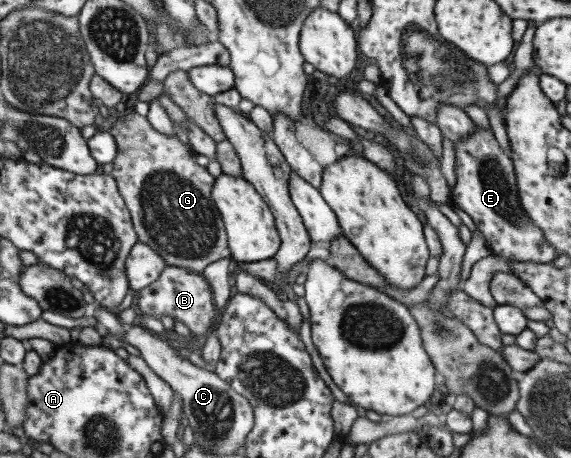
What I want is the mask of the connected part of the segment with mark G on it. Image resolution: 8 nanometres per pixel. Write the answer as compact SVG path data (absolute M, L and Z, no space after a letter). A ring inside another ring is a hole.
M132 112L123 118L106 126L116 147L110 175L115 179L118 193L130 214L138 242L151 247L166 265L187 268L195 273L200 273L212 261L230 256L221 217L211 198L214 179L205 167L196 163L196 155L177 137L166 137L152 129L145 117Z

